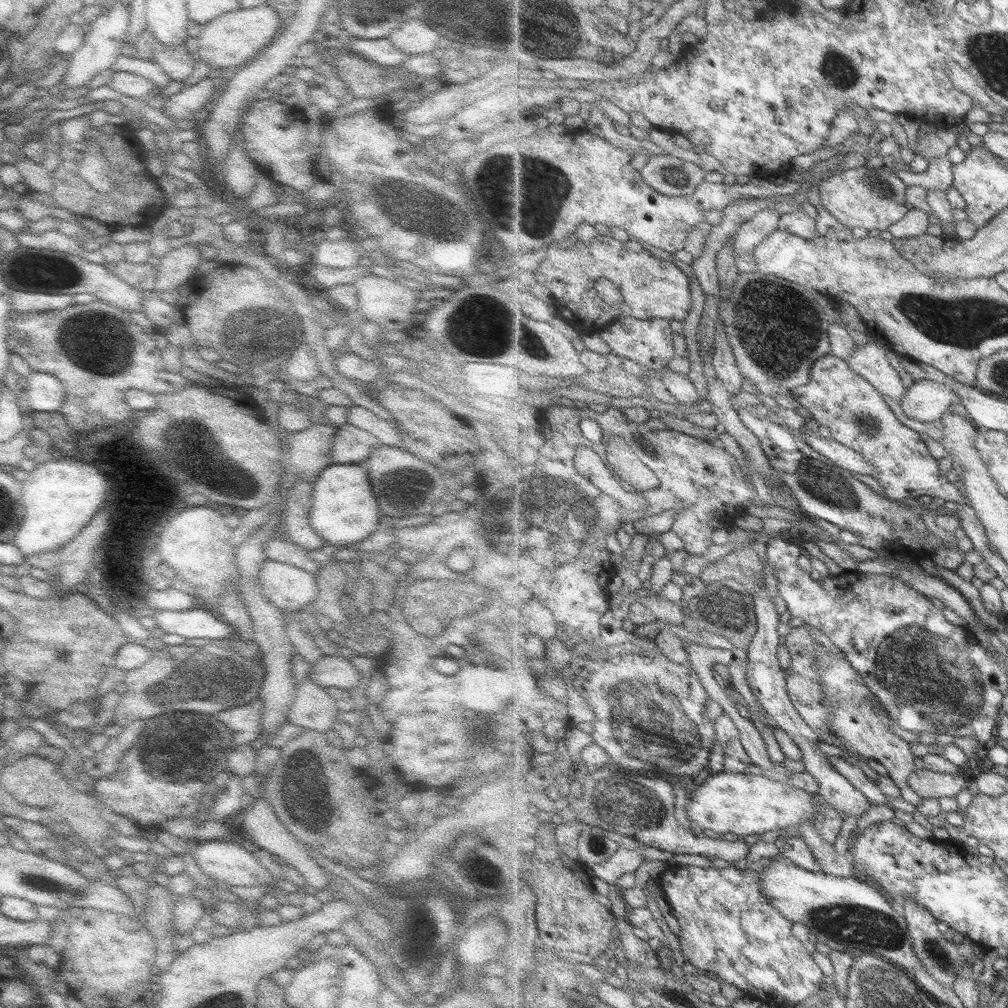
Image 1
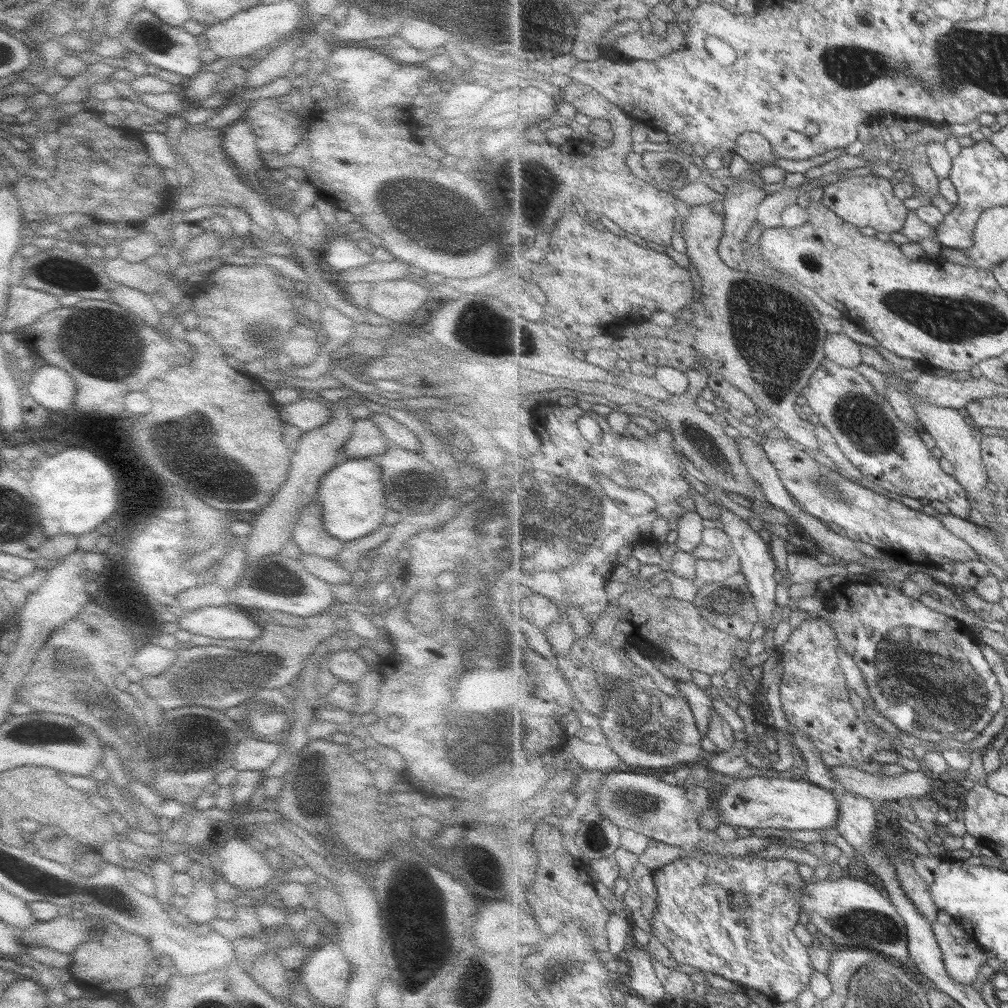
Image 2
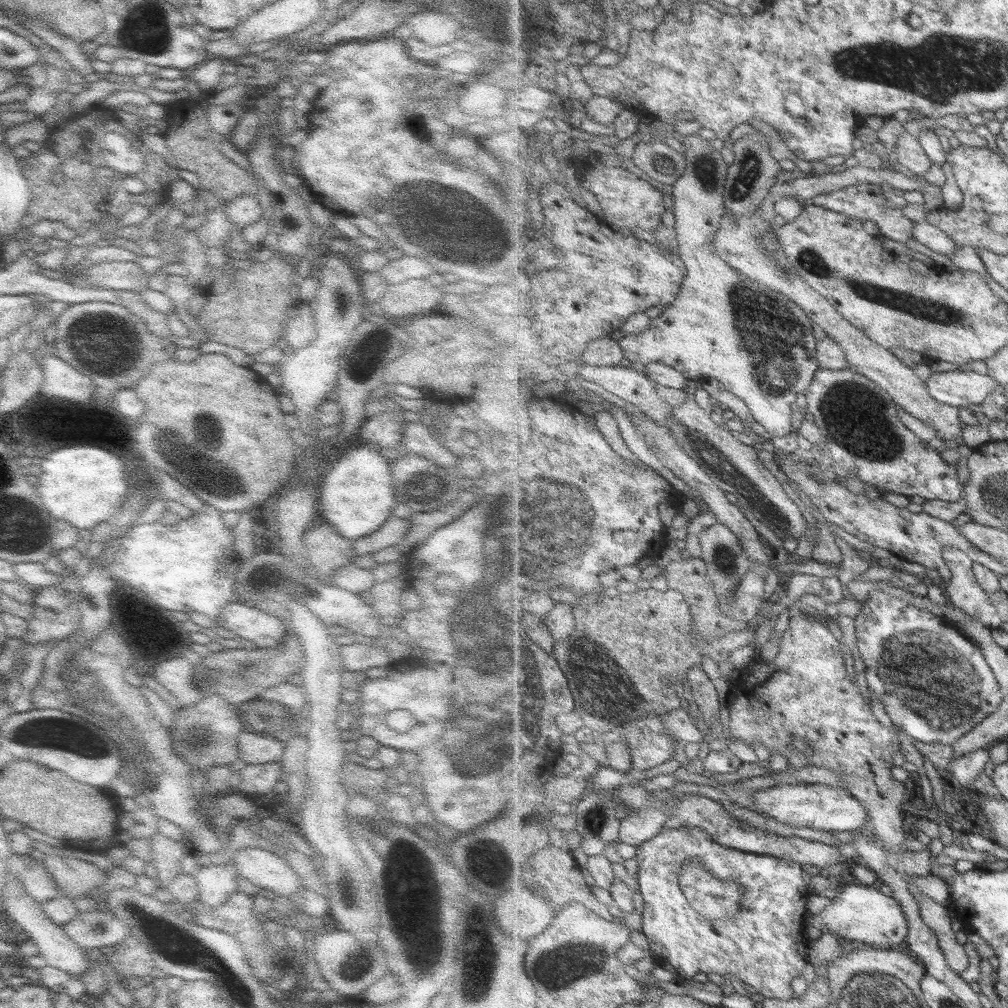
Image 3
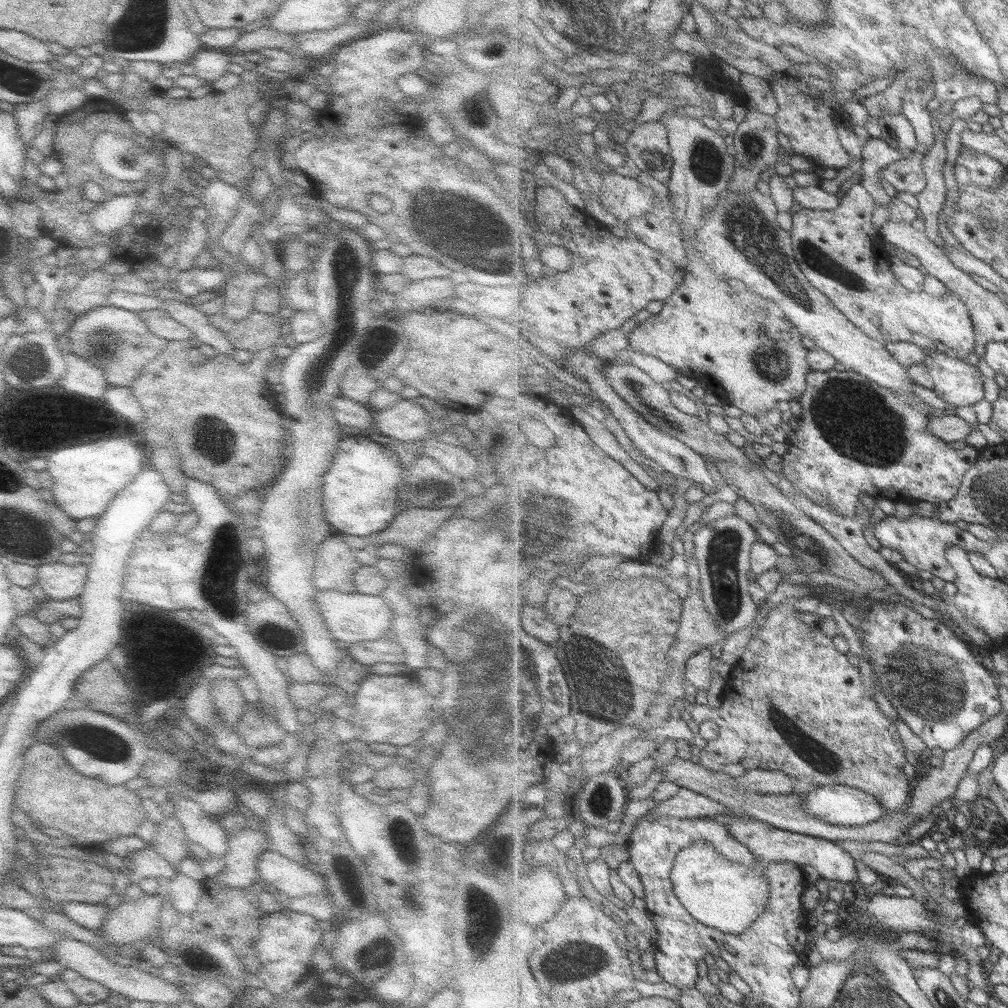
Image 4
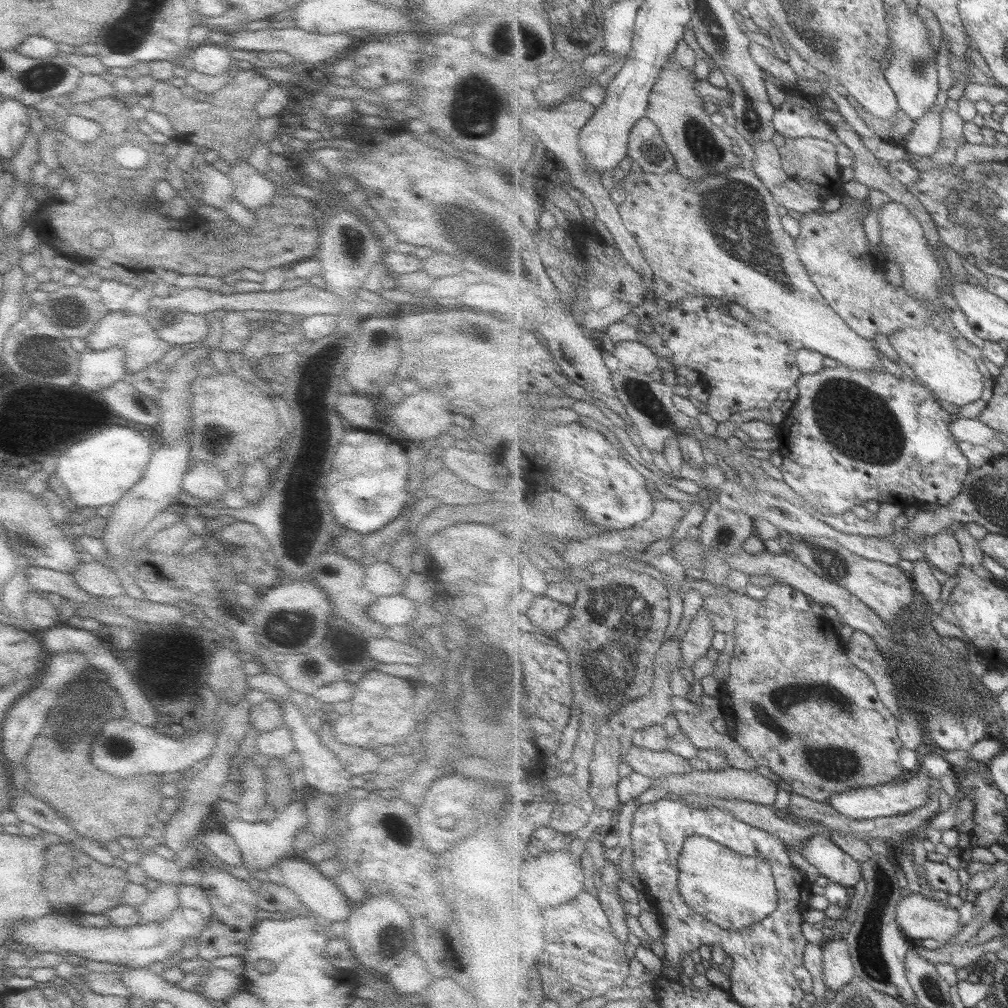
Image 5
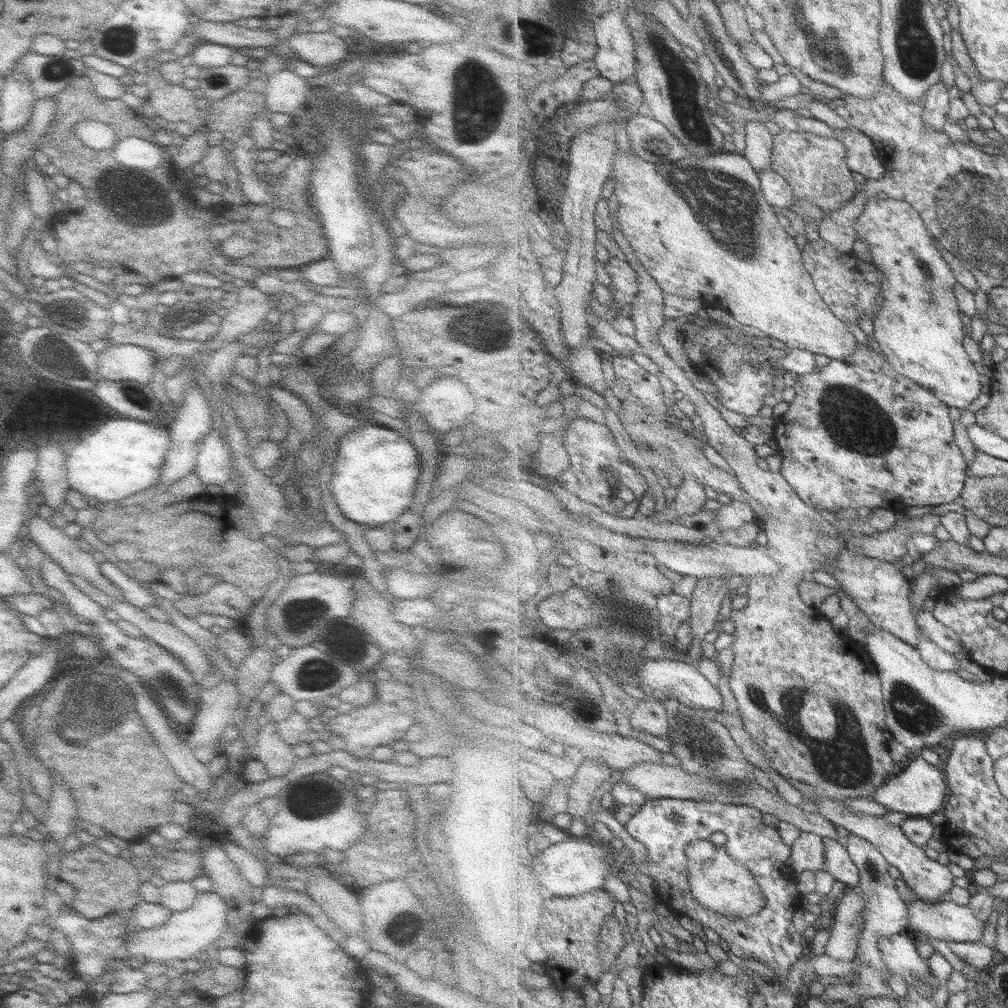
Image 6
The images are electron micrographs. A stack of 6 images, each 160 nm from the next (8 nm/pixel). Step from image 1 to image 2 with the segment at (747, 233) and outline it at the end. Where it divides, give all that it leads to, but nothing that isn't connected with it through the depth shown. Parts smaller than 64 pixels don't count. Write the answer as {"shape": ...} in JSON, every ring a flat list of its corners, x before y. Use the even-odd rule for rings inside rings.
{"shape":[[805,183,796,188,783,188,782,190,768,195,758,206,757,223,763,228,779,228,781,227,783,211,792,204,797,202,797,198,808,194,809,186],[800,189,804,193,800,193],[807,191,807,192,805,192]]}

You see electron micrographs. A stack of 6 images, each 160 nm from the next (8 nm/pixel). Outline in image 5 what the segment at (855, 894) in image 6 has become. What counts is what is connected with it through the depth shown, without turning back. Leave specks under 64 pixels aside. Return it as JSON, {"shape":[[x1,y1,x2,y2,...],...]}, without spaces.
{"shape":[[844,937,831,941,823,947,823,976,826,987,839,991,855,977,856,970]]}

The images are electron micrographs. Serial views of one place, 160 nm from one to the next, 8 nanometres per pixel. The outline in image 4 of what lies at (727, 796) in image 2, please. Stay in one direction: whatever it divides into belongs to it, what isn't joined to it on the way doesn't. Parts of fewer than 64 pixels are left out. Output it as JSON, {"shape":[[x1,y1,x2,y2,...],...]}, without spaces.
{"shape":[[817,785,811,792,801,795,807,814,835,826,865,826,885,816,886,810,879,798,857,787,845,785]]}

